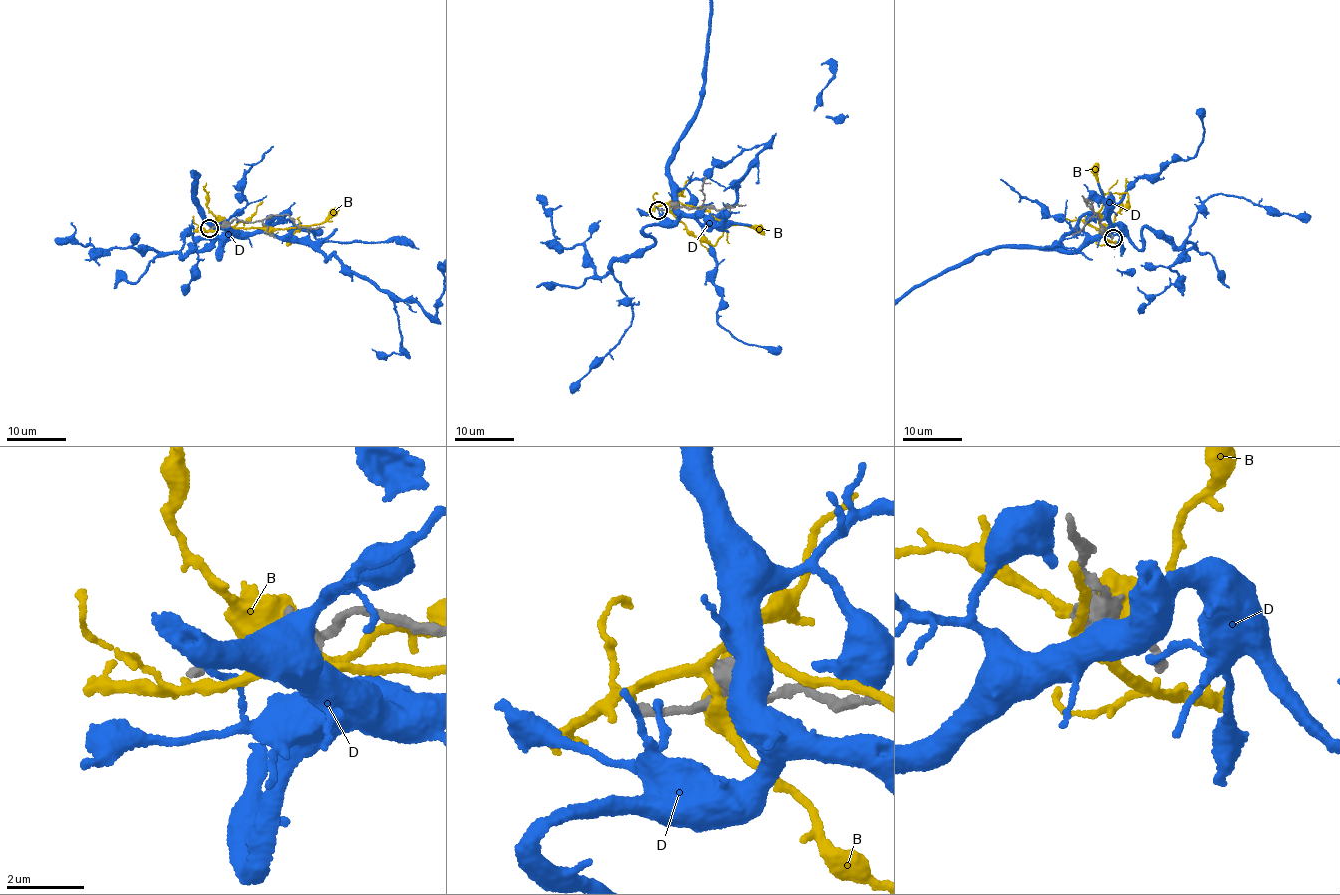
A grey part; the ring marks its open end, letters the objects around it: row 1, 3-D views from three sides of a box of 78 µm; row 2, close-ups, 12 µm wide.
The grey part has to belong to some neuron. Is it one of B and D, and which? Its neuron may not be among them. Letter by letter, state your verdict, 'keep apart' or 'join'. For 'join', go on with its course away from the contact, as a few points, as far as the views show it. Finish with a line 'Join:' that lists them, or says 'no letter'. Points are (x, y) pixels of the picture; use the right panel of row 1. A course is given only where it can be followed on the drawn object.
B: keep apart
D: keep apart
Join: no letter

